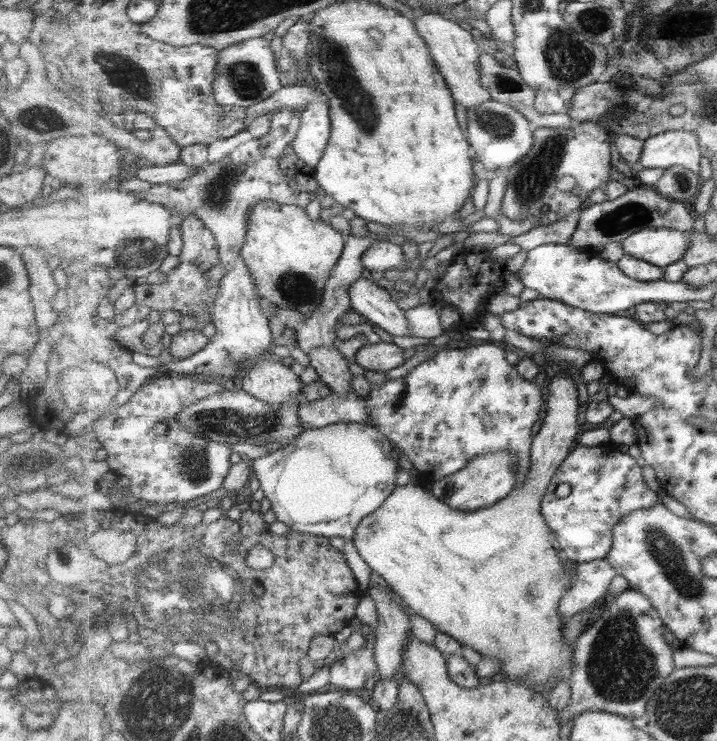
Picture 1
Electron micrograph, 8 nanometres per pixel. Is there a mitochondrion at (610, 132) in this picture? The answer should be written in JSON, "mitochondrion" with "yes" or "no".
{"mitochondrion":"no"}

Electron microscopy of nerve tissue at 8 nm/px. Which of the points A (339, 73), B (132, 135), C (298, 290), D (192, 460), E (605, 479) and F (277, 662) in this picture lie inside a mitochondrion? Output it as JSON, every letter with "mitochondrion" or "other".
{"A":"mitochondrion","B":"other","C":"mitochondrion","D":"mitochondrion","E":"other","F":"other"}

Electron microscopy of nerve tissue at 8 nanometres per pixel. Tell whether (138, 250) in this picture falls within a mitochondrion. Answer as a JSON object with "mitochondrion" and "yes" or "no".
{"mitochondrion":"yes"}

